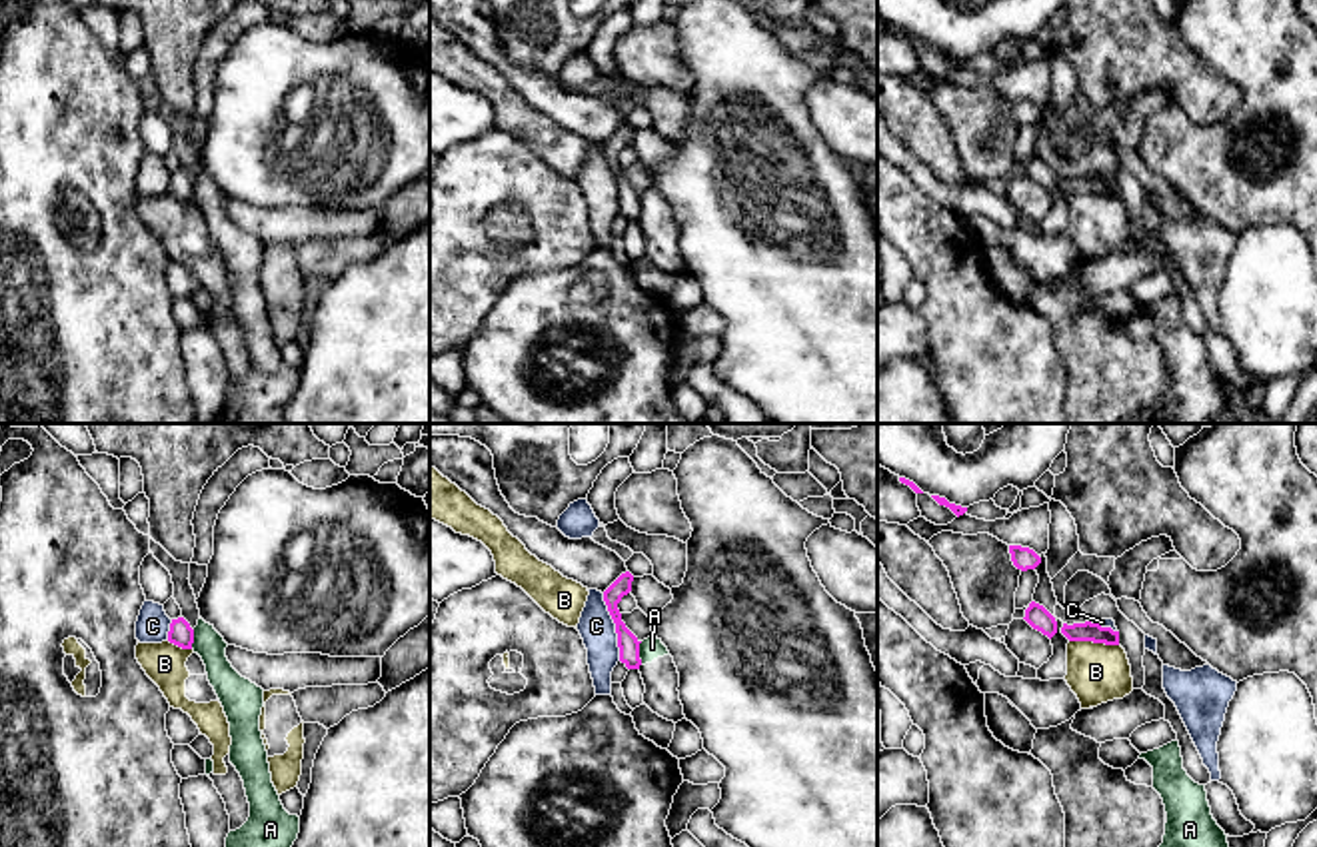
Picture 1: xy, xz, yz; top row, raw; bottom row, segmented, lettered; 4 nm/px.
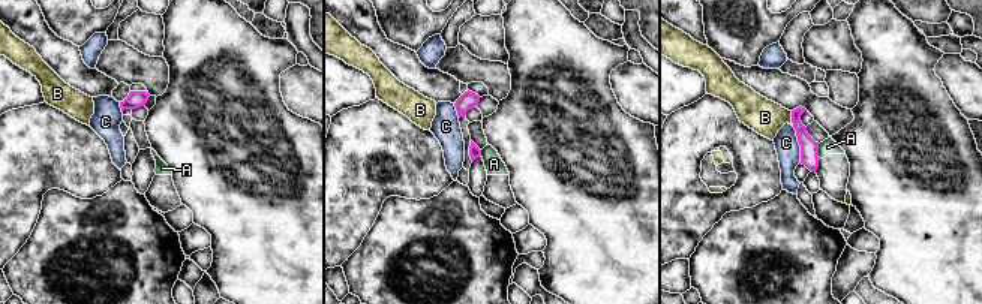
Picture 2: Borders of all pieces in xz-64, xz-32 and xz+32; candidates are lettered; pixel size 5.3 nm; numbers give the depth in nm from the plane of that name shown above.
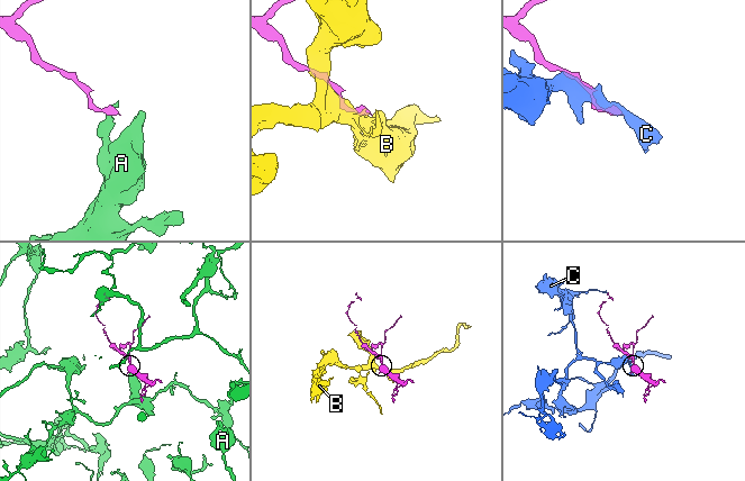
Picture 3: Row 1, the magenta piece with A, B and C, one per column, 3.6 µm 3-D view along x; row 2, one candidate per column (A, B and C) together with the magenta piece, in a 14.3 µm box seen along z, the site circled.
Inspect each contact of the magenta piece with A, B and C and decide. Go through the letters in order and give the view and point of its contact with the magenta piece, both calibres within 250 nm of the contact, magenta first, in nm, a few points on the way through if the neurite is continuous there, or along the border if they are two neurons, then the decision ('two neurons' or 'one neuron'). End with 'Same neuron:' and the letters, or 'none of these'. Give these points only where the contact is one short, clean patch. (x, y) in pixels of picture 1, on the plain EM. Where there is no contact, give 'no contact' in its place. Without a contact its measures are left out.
A: contact xz (638, 206); calibres 90 and 90 nm; two neurons
B: contact yz (1094, 194); calibres 80 and 240 nm; border yz (1070, 192), (1118, 198); two neurons
C: contact xz (616, 180); calibres 90 and 140 nm; border xz (602, 146), (614, 176), (620, 212); two neurons
Same neuron: none of these

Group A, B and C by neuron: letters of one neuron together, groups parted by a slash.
A / B / C

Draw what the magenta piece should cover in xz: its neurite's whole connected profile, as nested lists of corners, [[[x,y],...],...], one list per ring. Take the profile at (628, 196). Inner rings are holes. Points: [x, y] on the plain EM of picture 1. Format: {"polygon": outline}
{"polygon": [[[630,124],[622,126],[606,144],[604,144],[604,154],[608,158],[608,164],[616,176],[616,186],[618,186],[618,200],[620,200],[620,214],[628,222],[640,222],[642,212],[640,212],[640,192],[626,180],[622,174],[622,166],[618,162],[618,156],[622,154],[624,148],[632,144],[632,134],[634,128]]]}

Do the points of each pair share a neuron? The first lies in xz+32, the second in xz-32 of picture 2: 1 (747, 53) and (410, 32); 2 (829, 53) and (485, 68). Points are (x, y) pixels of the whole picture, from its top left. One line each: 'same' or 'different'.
1: same
2: different

